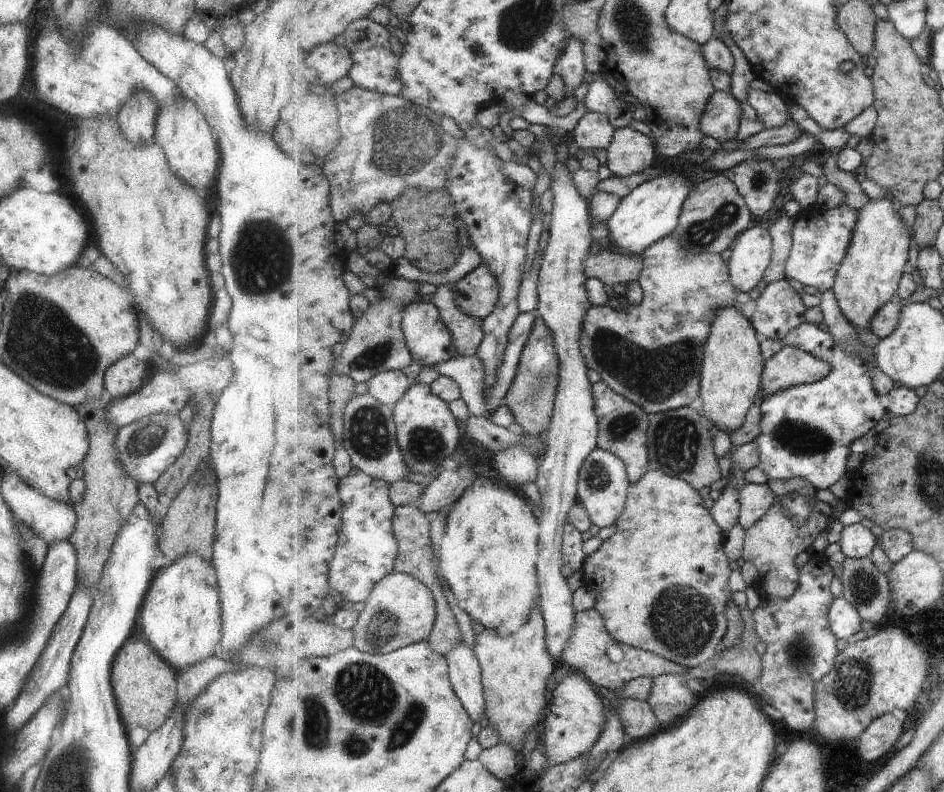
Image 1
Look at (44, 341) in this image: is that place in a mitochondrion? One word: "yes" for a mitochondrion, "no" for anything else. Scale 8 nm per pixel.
yes

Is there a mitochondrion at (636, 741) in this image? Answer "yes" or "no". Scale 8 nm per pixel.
no

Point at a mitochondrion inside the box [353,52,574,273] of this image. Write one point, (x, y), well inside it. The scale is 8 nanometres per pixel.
(406, 141)

